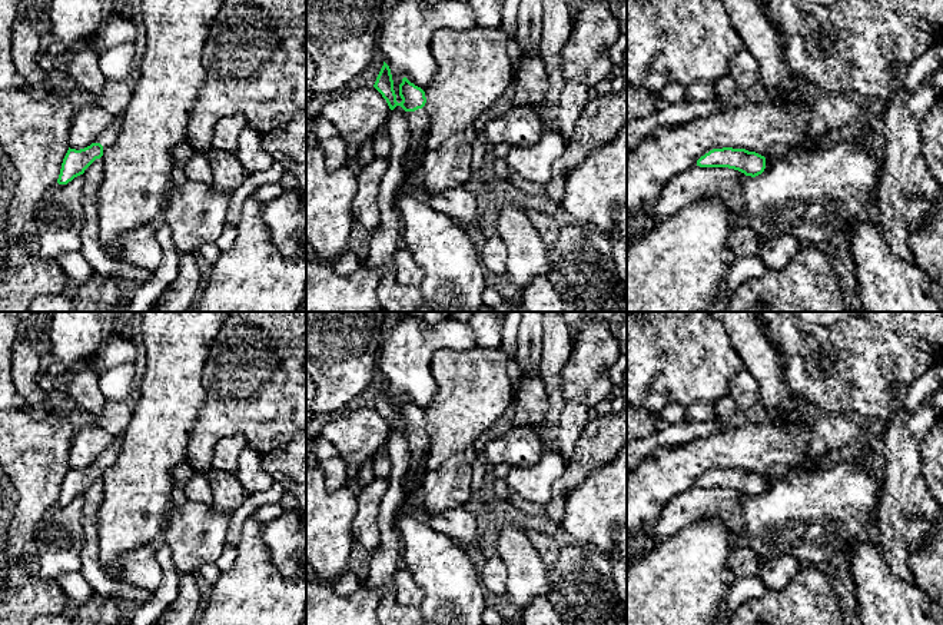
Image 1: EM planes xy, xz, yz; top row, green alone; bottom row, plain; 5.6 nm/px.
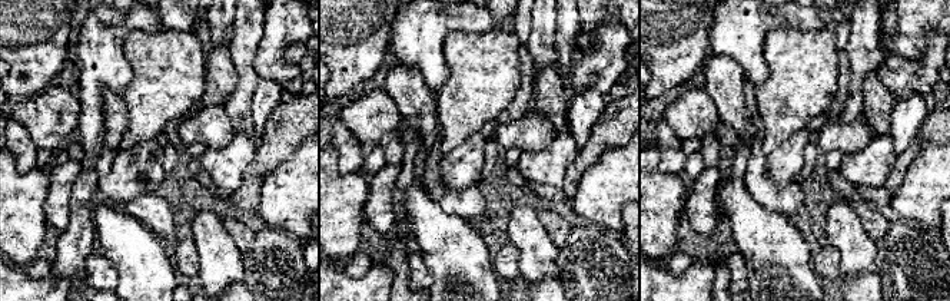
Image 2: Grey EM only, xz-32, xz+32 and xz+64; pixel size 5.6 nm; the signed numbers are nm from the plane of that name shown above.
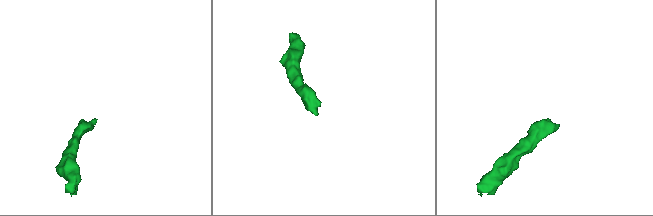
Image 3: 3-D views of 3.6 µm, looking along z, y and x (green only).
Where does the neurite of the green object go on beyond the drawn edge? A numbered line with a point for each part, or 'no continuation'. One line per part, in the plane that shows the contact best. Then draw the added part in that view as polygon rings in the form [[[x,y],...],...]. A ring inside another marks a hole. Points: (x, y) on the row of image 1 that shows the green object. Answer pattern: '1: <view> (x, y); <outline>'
1: xz (419, 120); [[[426,103],[422,109],[406,112],[406,119],[409,124],[412,147],[419,149],[425,144],[431,129],[431,116],[428,113]]]

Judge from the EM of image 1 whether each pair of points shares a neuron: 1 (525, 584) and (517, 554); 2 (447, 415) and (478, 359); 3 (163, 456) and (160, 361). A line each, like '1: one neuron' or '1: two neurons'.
1: one neuron
2: one neuron
3: one neuron

